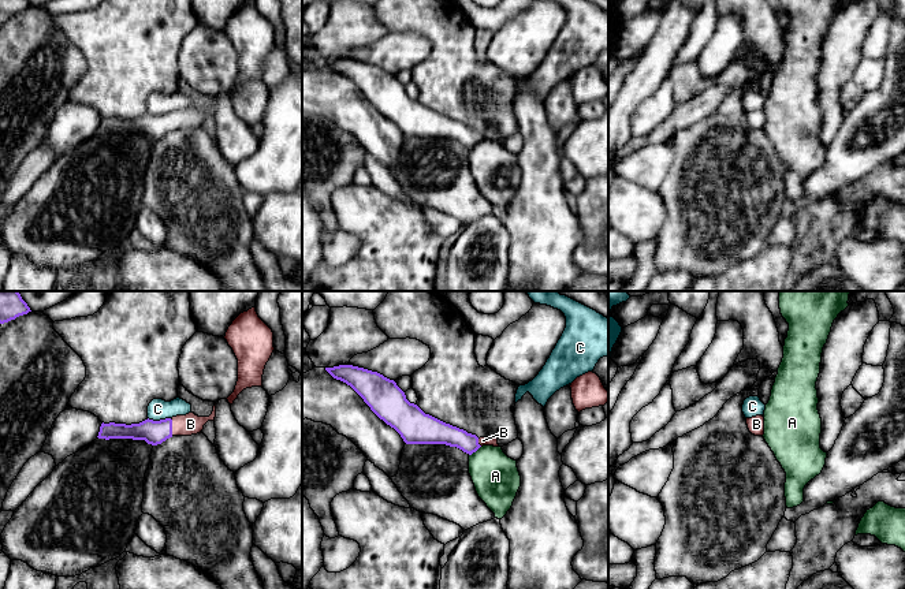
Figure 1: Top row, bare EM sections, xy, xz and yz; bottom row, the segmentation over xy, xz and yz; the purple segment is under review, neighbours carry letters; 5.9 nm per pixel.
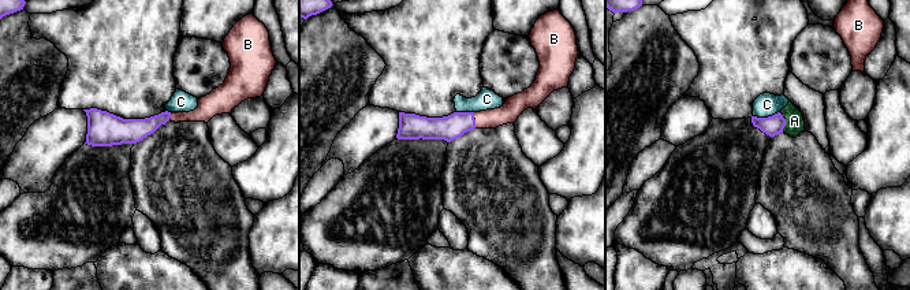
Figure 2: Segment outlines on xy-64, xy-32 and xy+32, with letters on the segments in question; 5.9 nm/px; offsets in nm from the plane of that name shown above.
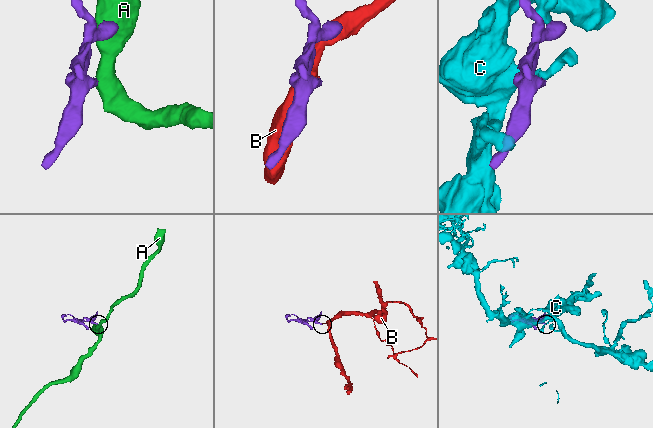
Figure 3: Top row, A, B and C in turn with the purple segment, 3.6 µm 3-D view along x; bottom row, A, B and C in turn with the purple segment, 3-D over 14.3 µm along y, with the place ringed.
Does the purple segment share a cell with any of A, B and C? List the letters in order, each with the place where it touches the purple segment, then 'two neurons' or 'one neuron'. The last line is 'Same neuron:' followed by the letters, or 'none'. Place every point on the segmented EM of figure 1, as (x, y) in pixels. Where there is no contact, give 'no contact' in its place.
A: contact xz (475, 451); two neurons
B: contact xy (171, 427); one neuron
C: contact xy (160, 420); two neurons
Same neuron: B

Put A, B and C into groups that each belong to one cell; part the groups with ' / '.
A / B / C

